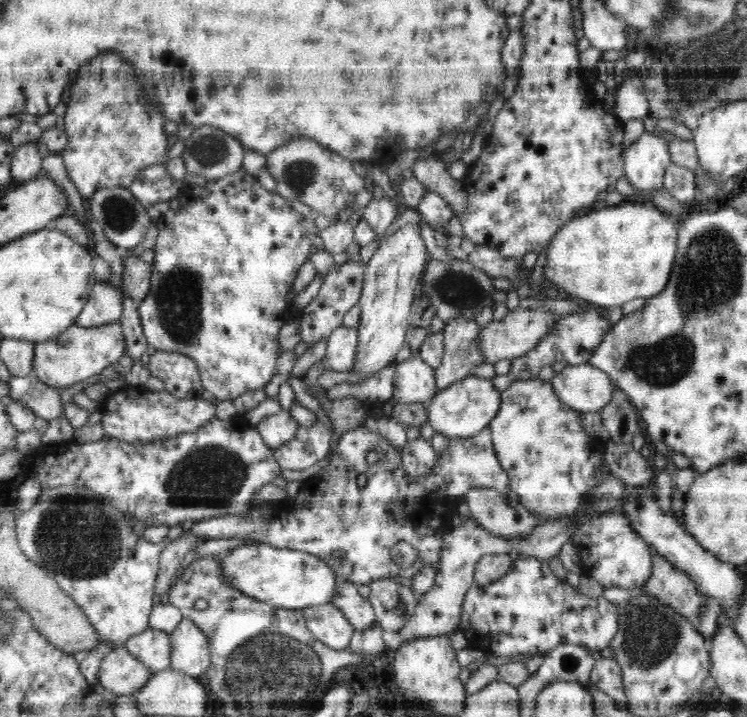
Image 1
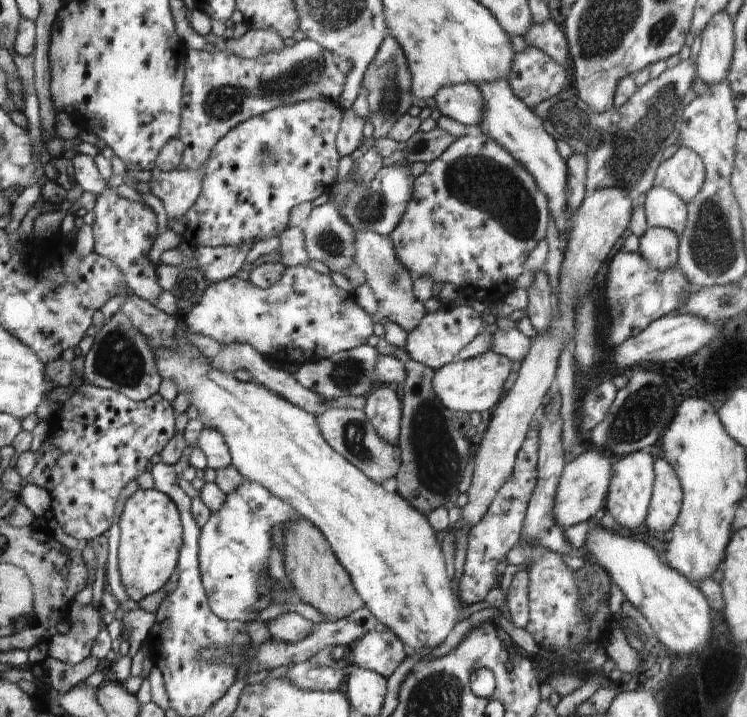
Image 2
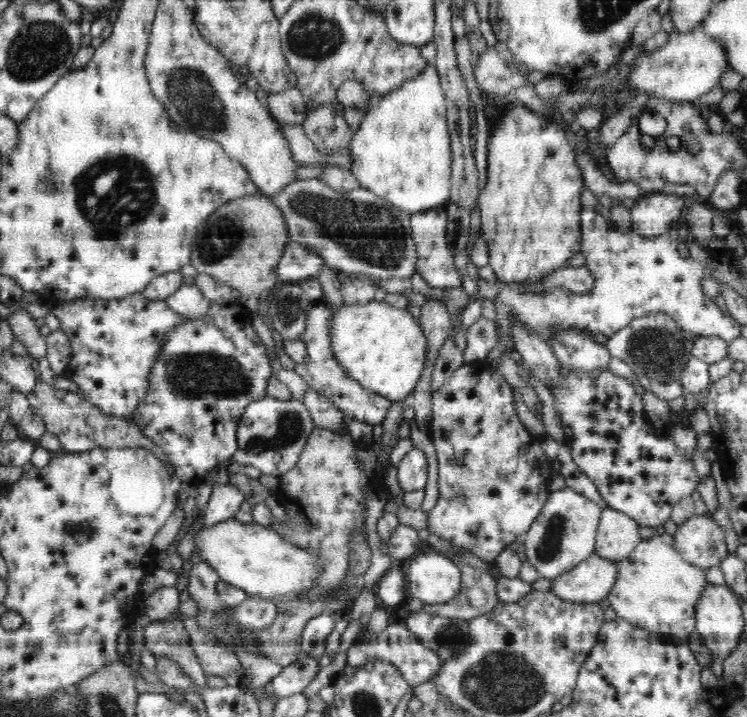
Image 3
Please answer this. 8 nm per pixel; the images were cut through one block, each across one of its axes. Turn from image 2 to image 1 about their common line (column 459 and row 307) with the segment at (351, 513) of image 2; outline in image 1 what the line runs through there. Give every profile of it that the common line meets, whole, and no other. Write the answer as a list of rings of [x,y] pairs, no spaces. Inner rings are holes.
[[[622,202],[570,219],[550,239],[545,278],[569,298],[614,309],[634,298],[652,298],[668,284],[677,252],[673,218],[654,205]]]

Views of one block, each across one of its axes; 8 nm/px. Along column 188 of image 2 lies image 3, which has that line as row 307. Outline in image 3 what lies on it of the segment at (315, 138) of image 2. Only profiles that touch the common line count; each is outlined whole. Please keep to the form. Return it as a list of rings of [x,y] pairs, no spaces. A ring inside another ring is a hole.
[[[212,303],[204,316],[184,319],[182,324],[165,334],[151,370],[146,396],[130,419],[164,452],[180,481],[198,485],[204,476],[217,470],[221,462],[226,462],[237,451],[238,421],[248,404],[268,395],[267,382],[272,374],[272,365],[267,349],[254,330],[249,311]]]

